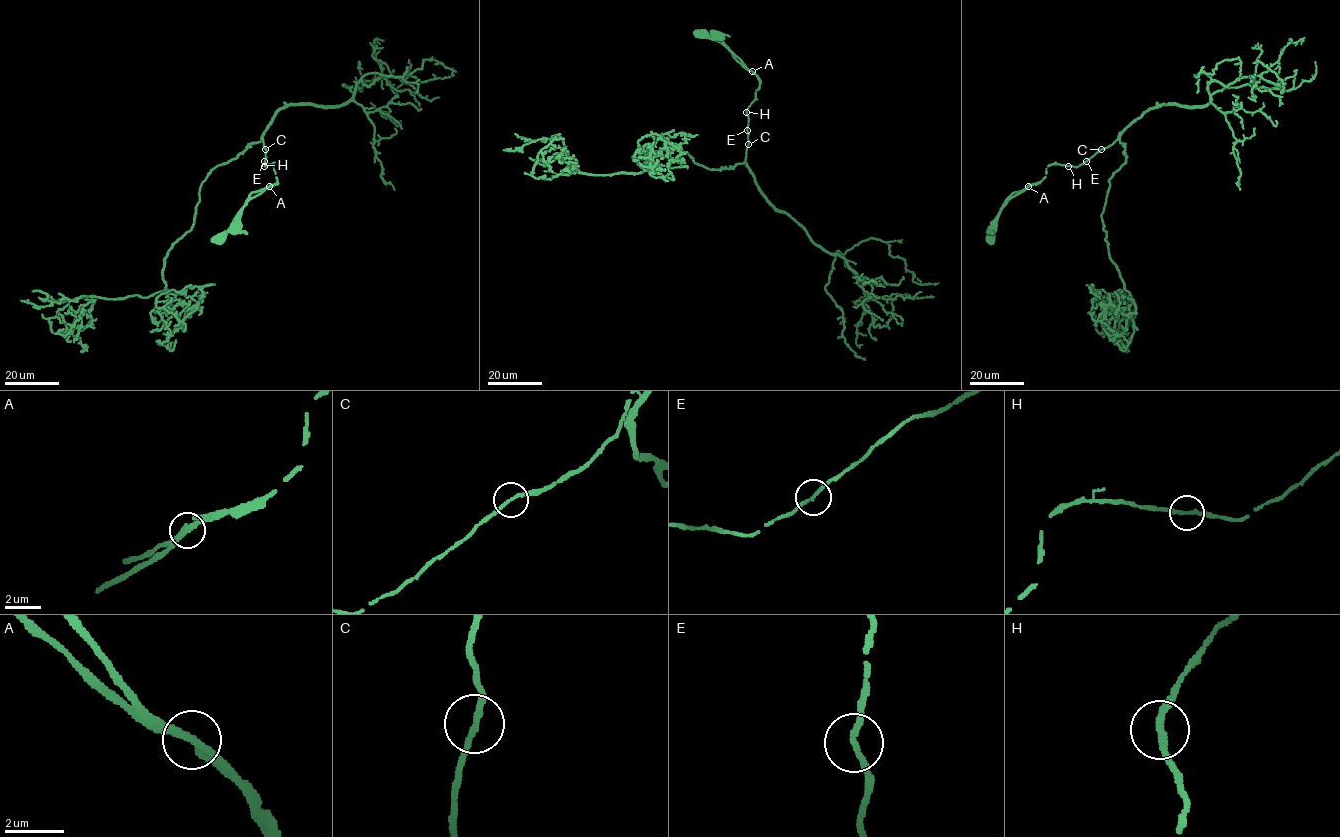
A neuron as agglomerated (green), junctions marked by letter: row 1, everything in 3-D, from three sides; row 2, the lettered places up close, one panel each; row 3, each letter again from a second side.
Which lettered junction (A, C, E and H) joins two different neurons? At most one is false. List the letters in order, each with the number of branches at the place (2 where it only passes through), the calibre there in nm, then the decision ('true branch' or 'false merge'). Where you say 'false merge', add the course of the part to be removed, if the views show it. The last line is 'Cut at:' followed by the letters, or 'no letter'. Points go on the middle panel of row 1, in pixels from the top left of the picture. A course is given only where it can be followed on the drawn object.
A: 2 branches meet; 280 nm thick; false merge; foreign part runs (752, 71), (720, 42), (693, 32)
C: 2 branches meet; 180 nm thick; true branch
E: 2 branches meet; 180 nm thick; true branch
H: 2 branches meet; 240 nm thick; true branch
Cut at: A

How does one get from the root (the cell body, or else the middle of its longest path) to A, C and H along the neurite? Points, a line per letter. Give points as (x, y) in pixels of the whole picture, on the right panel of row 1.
A: (991, 227), (1000, 209), (1028, 186)
C: (991, 227), (1006, 202), (1043, 179), (1048, 166), (1078, 166), (1101, 149)
H: (991, 227), (1006, 202), (1043, 179), (1048, 166), (1069, 166)

